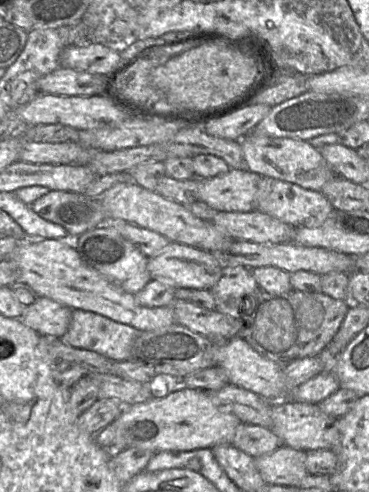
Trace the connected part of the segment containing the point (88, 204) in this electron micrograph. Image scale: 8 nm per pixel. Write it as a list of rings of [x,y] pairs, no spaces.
[[[50,191],[30,207],[41,218],[64,227],[71,238],[109,220],[99,197],[82,193]]]

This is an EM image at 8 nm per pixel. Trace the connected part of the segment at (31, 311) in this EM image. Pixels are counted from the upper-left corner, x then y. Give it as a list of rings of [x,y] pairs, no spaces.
[[[38,297],[21,316],[23,323],[40,335],[61,338],[68,329],[72,309],[46,297]]]

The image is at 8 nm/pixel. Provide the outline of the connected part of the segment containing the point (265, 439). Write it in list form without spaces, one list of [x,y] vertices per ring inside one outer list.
[[[241,423],[236,429],[232,445],[257,458],[273,452],[282,446],[282,442],[270,428]]]

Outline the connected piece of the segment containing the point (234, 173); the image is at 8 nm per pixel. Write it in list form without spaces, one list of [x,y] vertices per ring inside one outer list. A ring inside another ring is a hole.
[[[230,169],[225,174],[201,179],[199,201],[218,212],[250,212],[255,210],[261,179],[261,175],[247,169]]]

